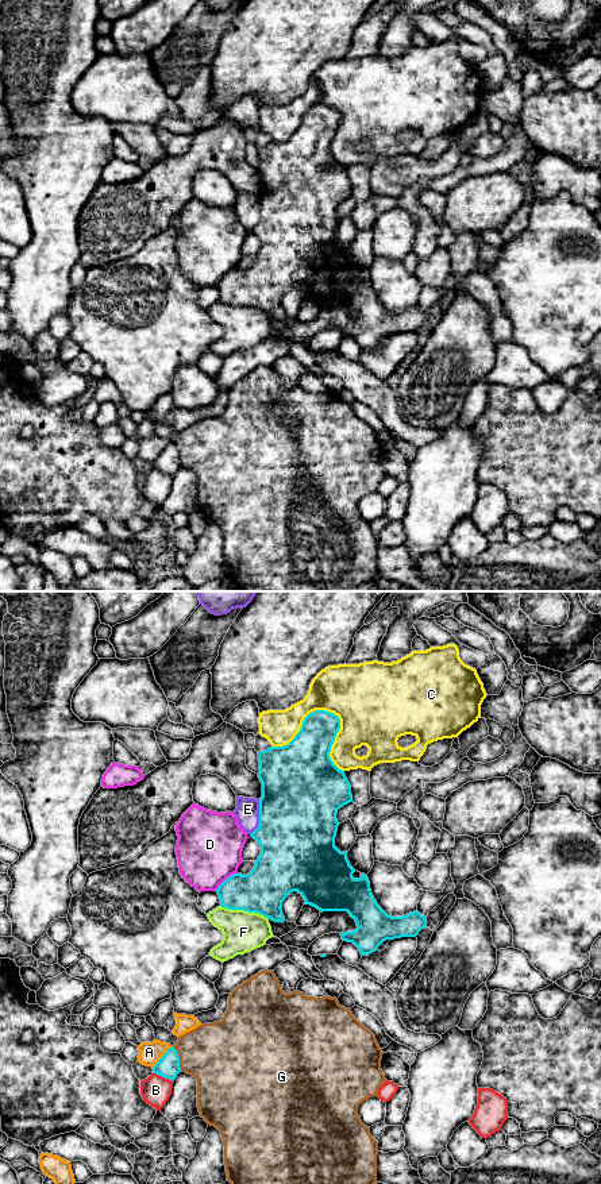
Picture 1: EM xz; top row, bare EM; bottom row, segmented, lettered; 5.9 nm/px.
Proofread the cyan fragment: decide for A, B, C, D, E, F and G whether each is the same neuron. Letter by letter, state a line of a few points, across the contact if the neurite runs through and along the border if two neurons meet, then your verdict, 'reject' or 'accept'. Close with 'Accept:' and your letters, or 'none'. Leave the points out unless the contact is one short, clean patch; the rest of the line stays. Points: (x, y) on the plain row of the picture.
A: xz (172, 442), (151, 462) | reject
B: reject
C: reject
D: reject
E: reject
F: reject
G: reject
Accept: none

